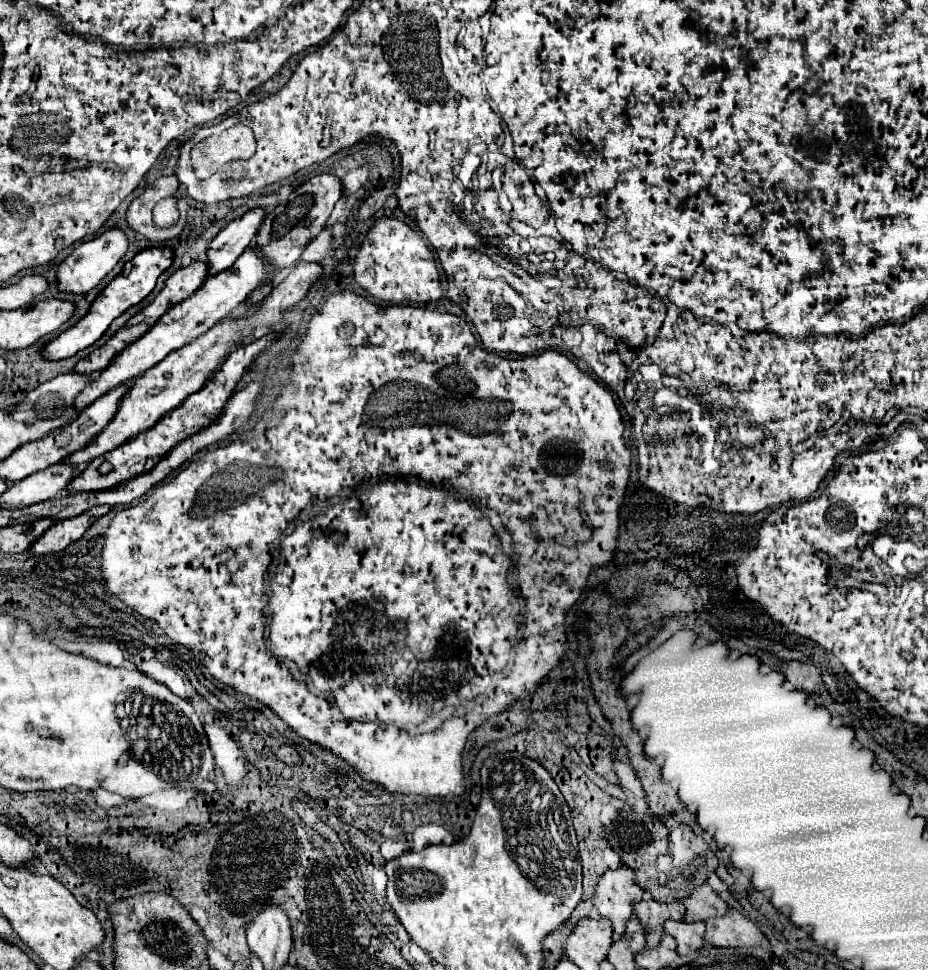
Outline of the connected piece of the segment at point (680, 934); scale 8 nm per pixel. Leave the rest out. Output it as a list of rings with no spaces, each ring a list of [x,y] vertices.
[[[665,921],[663,929],[675,937],[677,941],[677,951],[679,953],[687,953],[687,951],[695,951],[699,947],[705,945],[703,941],[703,933],[705,933],[705,923],[703,921]]]

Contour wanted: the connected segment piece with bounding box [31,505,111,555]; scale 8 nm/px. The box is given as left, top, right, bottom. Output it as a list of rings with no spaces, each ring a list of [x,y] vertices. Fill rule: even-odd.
[[[101,505],[97,509],[89,509],[73,519],[65,519],[65,521],[57,521],[57,525],[49,527],[43,537],[39,537],[33,547],[31,553],[39,553],[39,555],[47,555],[47,553],[57,553],[63,551],[69,543],[77,541],[79,537],[83,537],[83,533],[105,513],[111,511],[111,505]]]

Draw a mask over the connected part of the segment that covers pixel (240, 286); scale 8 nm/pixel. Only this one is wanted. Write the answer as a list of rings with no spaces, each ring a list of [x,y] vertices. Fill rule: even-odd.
[[[253,247],[245,249],[243,255],[229,269],[225,269],[217,275],[209,275],[205,279],[205,283],[191,297],[187,297],[185,301],[181,301],[173,309],[169,309],[157,321],[157,325],[153,325],[153,329],[149,329],[141,339],[137,339],[133,345],[129,345],[129,349],[123,349],[123,353],[117,355],[117,359],[99,377],[95,377],[91,381],[91,385],[87,385],[87,389],[83,389],[77,395],[75,407],[81,411],[83,407],[91,405],[97,397],[101,397],[107,391],[111,391],[113,387],[117,387],[119,383],[125,383],[125,381],[145,373],[147,369],[157,365],[163,357],[167,357],[171,351],[197,339],[201,333],[211,329],[217,321],[227,317],[237,305],[241,305],[253,289],[261,287],[267,281],[267,277],[269,277],[269,265],[265,265],[265,261],[261,261],[261,257],[257,257],[257,253],[253,253]]]

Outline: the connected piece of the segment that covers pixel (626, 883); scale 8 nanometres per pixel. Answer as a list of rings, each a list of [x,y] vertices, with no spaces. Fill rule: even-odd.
[[[619,867],[609,869],[601,875],[593,905],[601,917],[607,917],[613,925],[613,931],[621,935],[625,931],[625,921],[633,915],[631,903],[641,901],[643,889],[633,879],[633,869]]]

